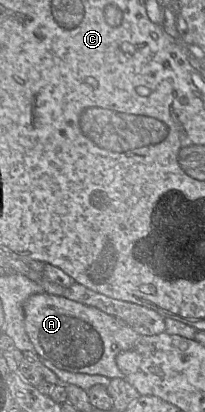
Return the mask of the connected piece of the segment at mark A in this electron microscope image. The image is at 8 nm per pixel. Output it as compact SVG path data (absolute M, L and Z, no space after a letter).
M46 292L31 295L25 301L23 311L26 333L39 358L74 374L122 378L116 356L132 349L141 337L123 321L96 307Z

